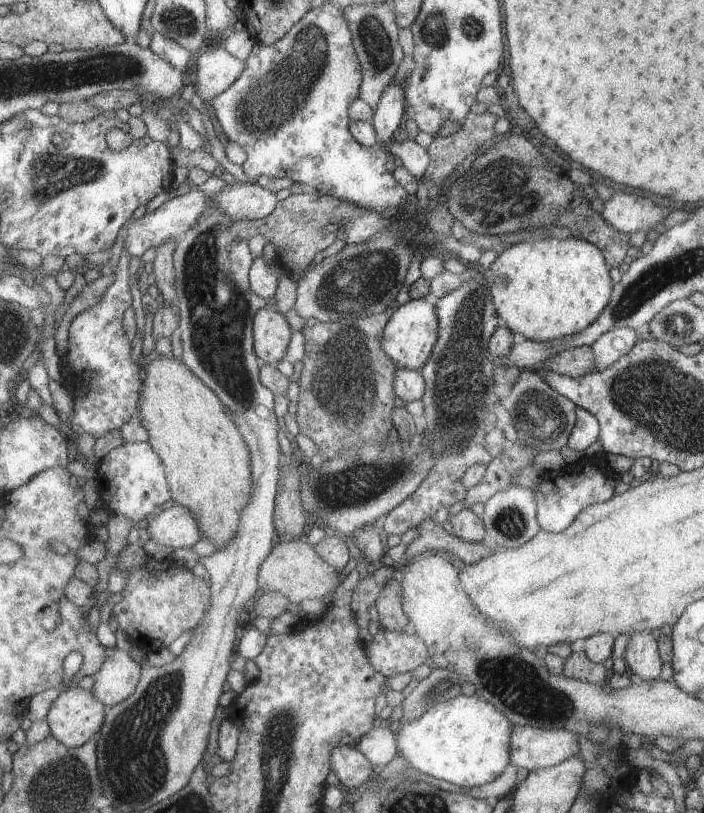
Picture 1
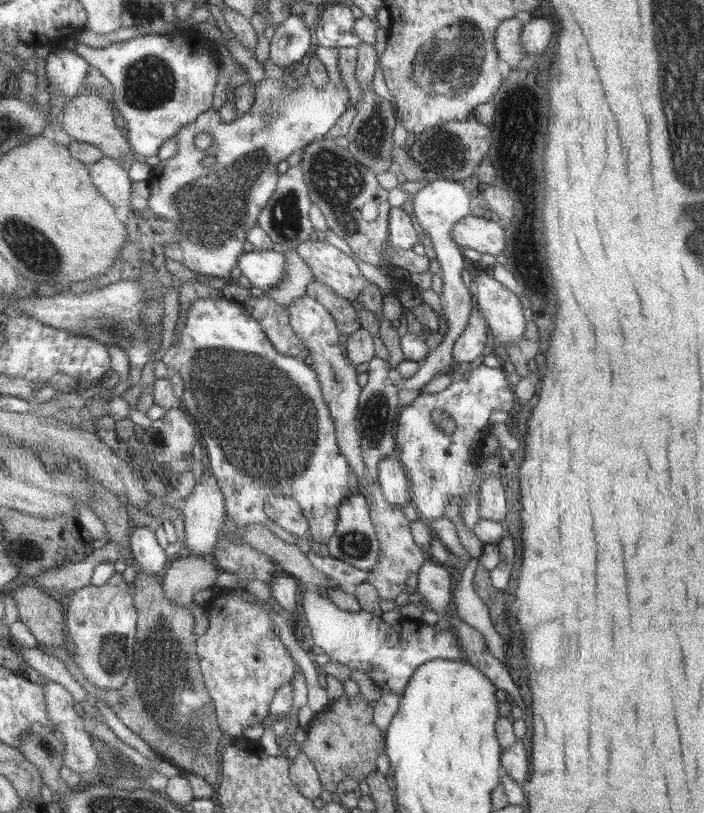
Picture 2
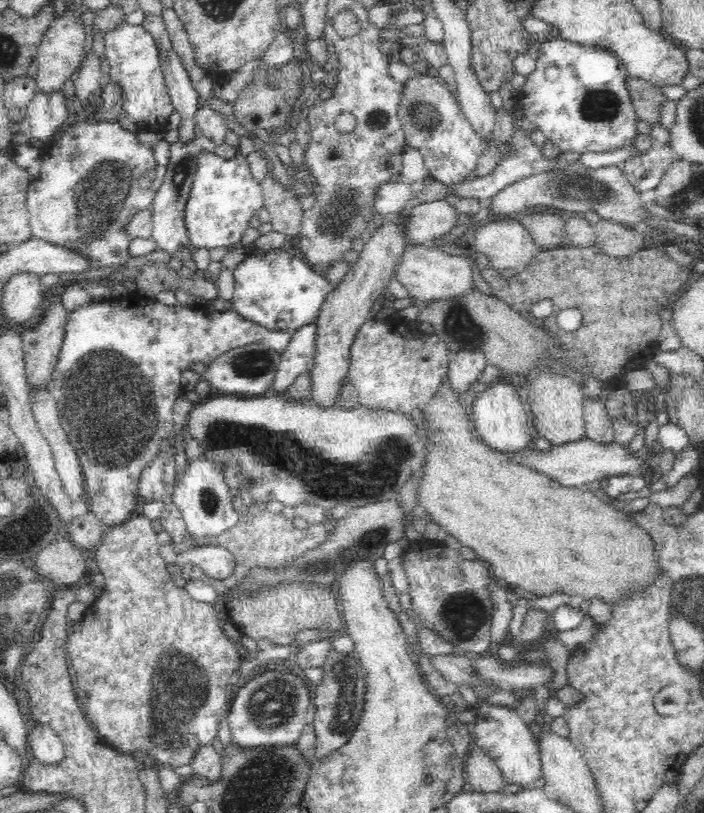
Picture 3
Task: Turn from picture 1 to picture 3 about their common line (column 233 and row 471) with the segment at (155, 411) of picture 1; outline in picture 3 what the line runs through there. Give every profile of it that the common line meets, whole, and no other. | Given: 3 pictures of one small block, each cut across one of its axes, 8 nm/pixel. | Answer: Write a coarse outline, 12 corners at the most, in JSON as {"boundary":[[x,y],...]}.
{"boundary":[[444,382],[420,406],[418,504],[536,596],[656,574],[594,492],[494,450]]}

